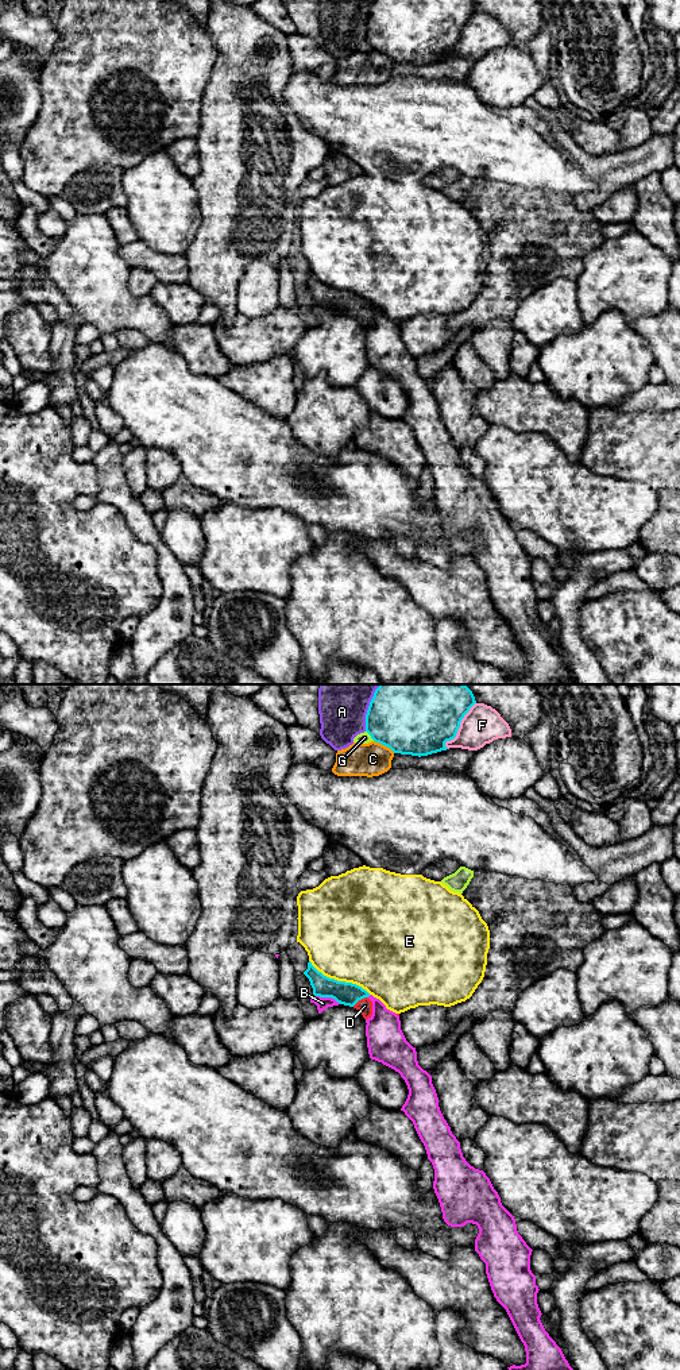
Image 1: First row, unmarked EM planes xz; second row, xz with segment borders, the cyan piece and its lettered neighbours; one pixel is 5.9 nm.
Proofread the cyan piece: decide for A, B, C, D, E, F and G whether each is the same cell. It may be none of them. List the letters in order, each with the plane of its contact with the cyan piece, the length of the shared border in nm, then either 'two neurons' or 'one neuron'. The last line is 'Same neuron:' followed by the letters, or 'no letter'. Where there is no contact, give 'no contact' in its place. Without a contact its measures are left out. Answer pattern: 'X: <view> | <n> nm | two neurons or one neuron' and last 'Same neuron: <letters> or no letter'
A: xz | 240 nm | two neurons
B: xz | 170 nm | two neurons
C: xz | 150 nm | two neurons
D: xz | 110 nm | one neuron
E: xz | 420 nm | two neurons
F: xz | 320 nm | two neurons
G: xz | 80 nm | two neurons
Same neuron: D

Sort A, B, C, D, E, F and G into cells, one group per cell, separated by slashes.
A / B / C / D / E / F / G

